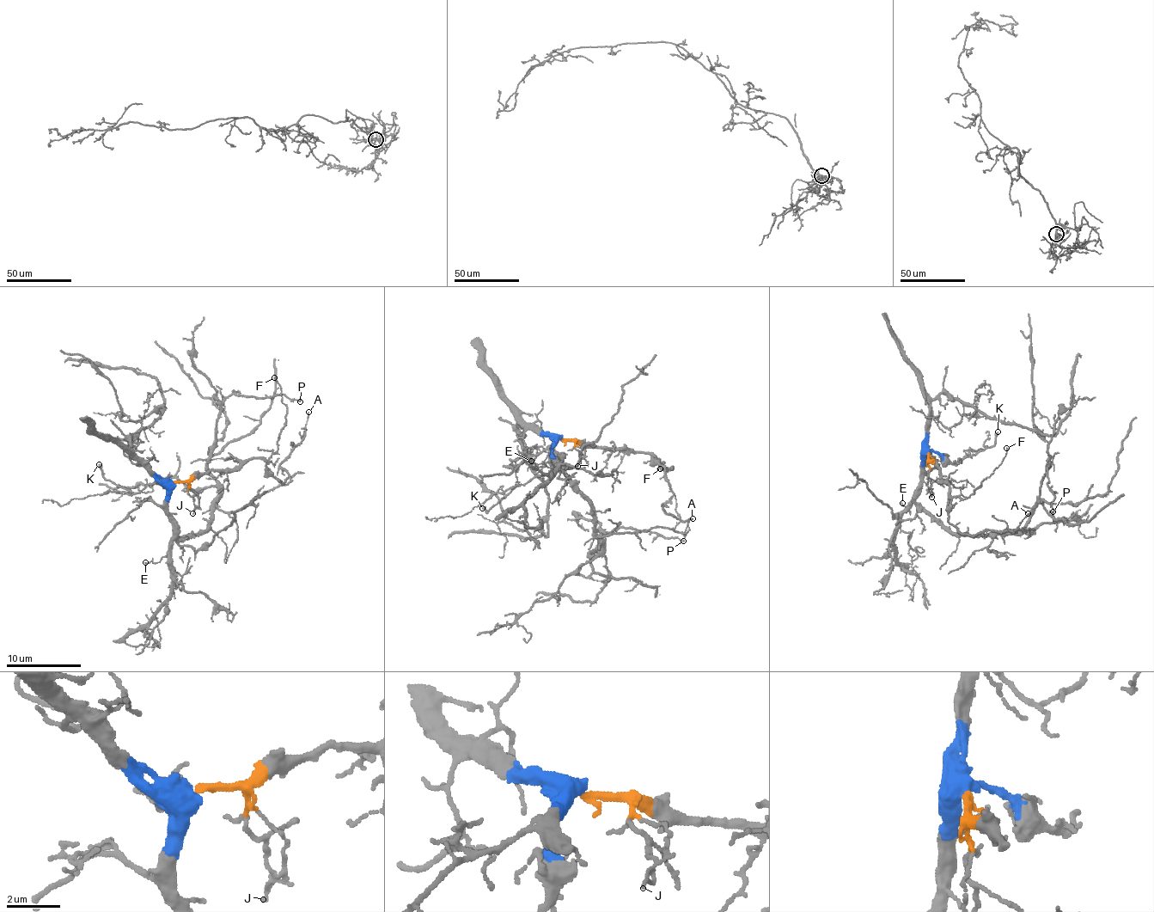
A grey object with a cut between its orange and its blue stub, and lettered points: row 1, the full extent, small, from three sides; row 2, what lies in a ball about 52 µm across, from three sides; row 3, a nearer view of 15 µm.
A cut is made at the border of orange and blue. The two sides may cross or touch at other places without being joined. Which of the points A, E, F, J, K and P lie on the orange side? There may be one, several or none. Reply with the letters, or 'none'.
A, F, J

